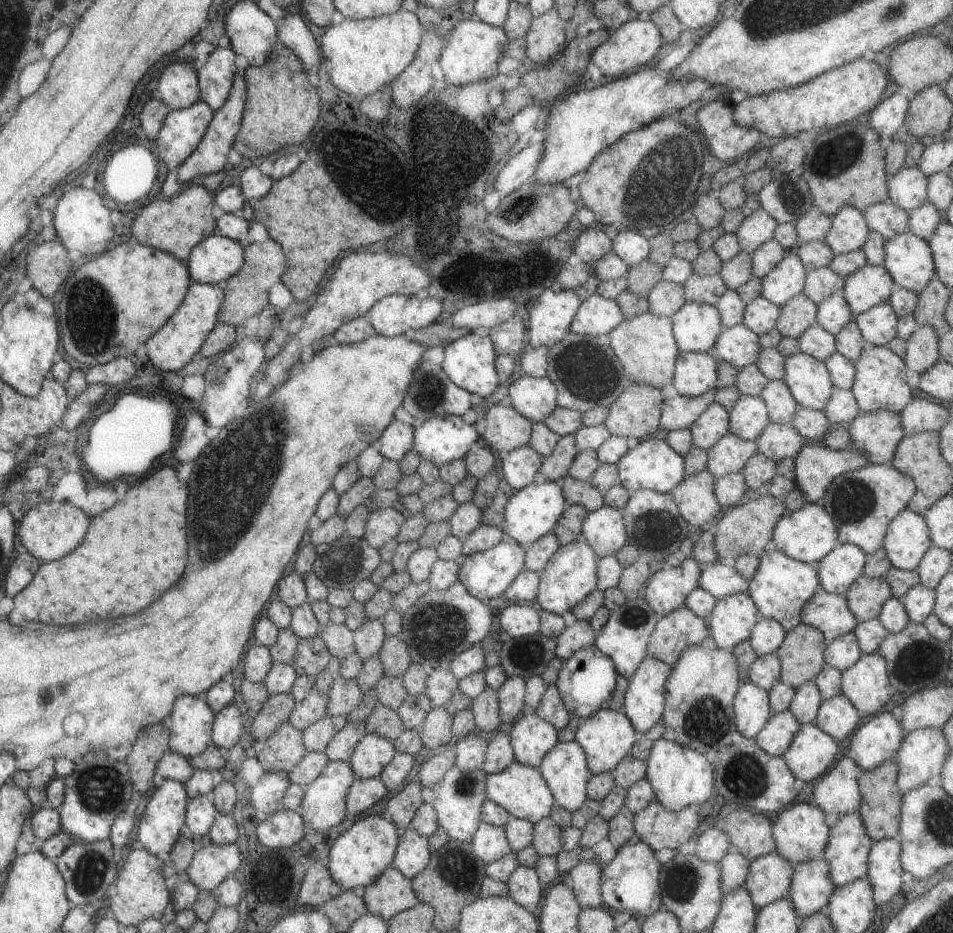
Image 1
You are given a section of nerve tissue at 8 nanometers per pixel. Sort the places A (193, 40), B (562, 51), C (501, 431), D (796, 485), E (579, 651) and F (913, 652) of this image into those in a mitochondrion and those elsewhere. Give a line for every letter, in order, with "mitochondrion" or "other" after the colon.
A: other
B: other
C: other
D: other
E: other
F: mitochondrion

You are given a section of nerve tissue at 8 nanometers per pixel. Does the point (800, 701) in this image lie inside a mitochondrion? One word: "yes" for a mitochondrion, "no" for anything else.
no

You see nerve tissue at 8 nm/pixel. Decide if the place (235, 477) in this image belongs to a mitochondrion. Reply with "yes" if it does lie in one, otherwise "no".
yes

